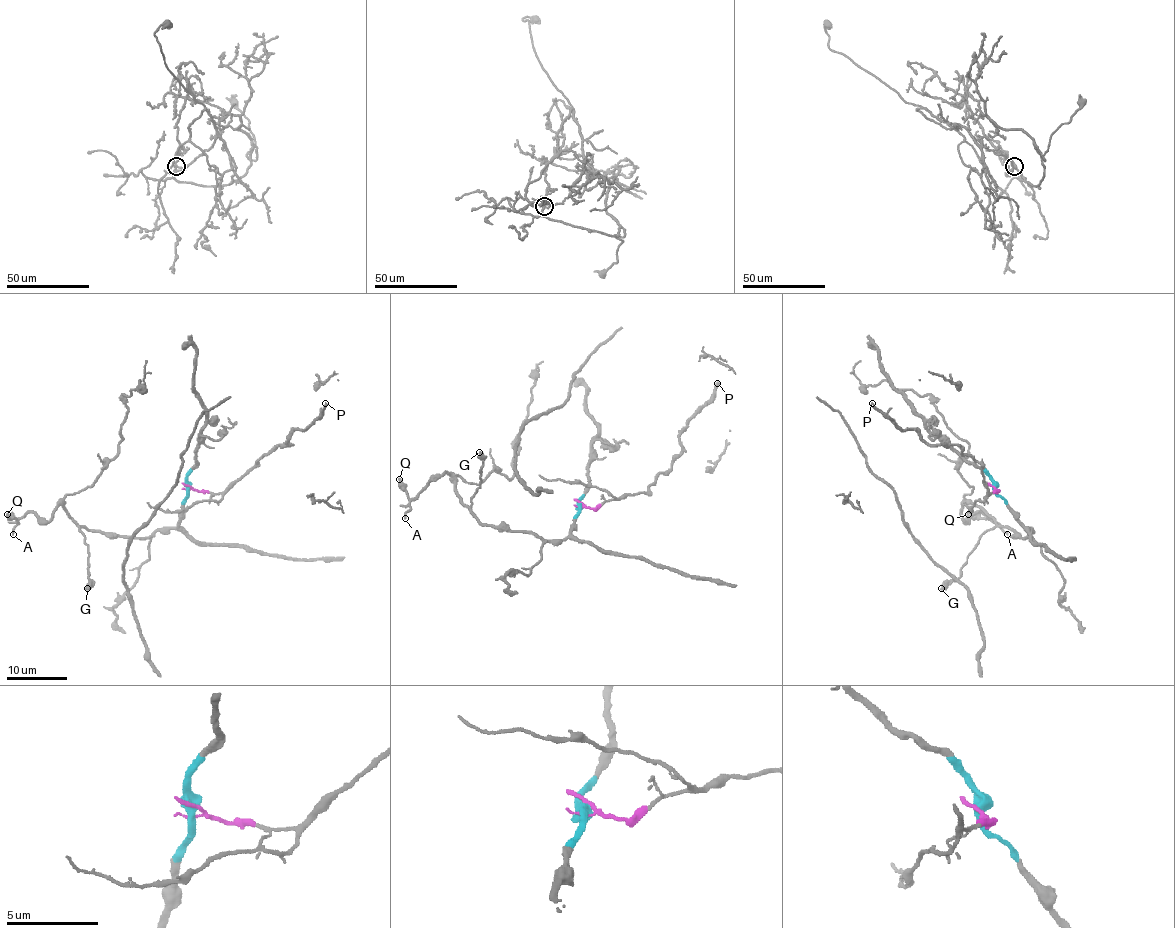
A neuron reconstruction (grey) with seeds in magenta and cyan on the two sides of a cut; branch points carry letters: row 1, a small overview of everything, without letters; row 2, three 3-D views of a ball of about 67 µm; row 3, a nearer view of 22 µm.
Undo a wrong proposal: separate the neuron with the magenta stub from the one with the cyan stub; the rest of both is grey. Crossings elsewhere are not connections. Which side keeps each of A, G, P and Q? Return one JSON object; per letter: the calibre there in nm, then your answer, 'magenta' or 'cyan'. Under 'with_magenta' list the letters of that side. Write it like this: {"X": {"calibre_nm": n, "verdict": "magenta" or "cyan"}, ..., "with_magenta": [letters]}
{"A": {"calibre_nm": 160, "verdict": "cyan"}, "G": {"calibre_nm": 500, "verdict": "cyan"}, "P": {"calibre_nm": 240, "verdict": "magenta"}, "Q": {"calibre_nm": 200, "verdict": "cyan"}, "with_magenta": ["P"]}

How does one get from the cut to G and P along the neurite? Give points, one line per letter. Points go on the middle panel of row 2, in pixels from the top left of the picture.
G: (580, 505), (574, 528), (562, 540), (483, 525), (471, 510), (471, 499), (480, 487), (480, 451)
P: (582, 505), (598, 508), (606, 501), (645, 493), (681, 453), (679, 433), (711, 397), (717, 382)

